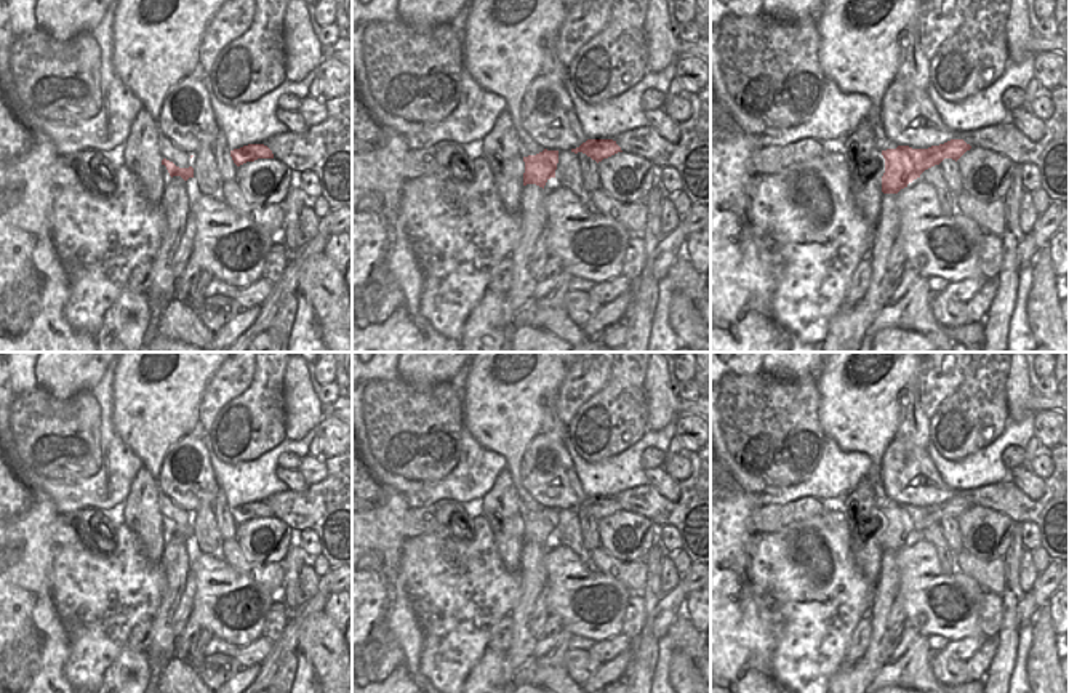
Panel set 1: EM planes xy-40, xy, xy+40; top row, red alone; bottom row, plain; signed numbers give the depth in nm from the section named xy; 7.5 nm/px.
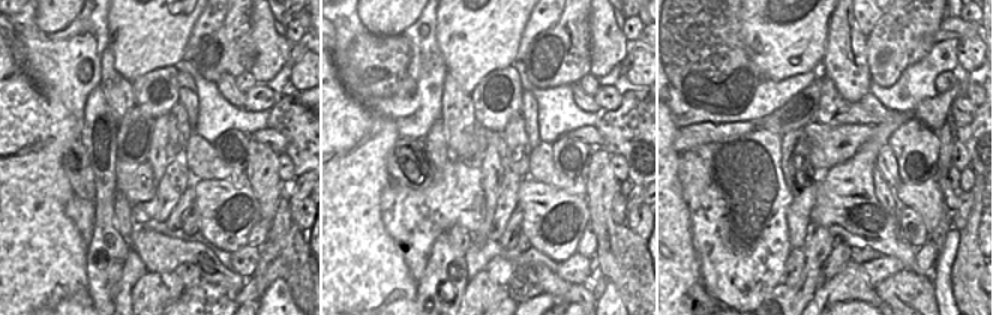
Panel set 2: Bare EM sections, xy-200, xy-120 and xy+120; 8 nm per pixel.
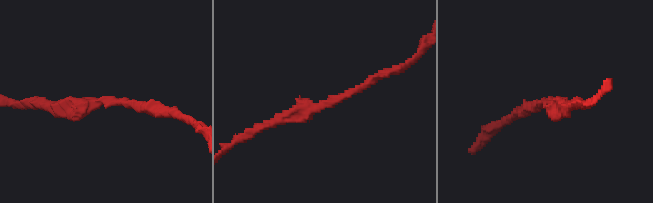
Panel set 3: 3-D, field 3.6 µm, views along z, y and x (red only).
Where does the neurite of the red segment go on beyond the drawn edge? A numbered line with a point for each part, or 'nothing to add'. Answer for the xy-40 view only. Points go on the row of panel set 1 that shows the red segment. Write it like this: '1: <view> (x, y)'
nothing to add

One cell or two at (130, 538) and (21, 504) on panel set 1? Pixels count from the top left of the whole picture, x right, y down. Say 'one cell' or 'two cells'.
two cells

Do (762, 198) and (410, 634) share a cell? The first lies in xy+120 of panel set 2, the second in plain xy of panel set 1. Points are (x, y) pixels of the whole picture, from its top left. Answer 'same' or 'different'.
different

